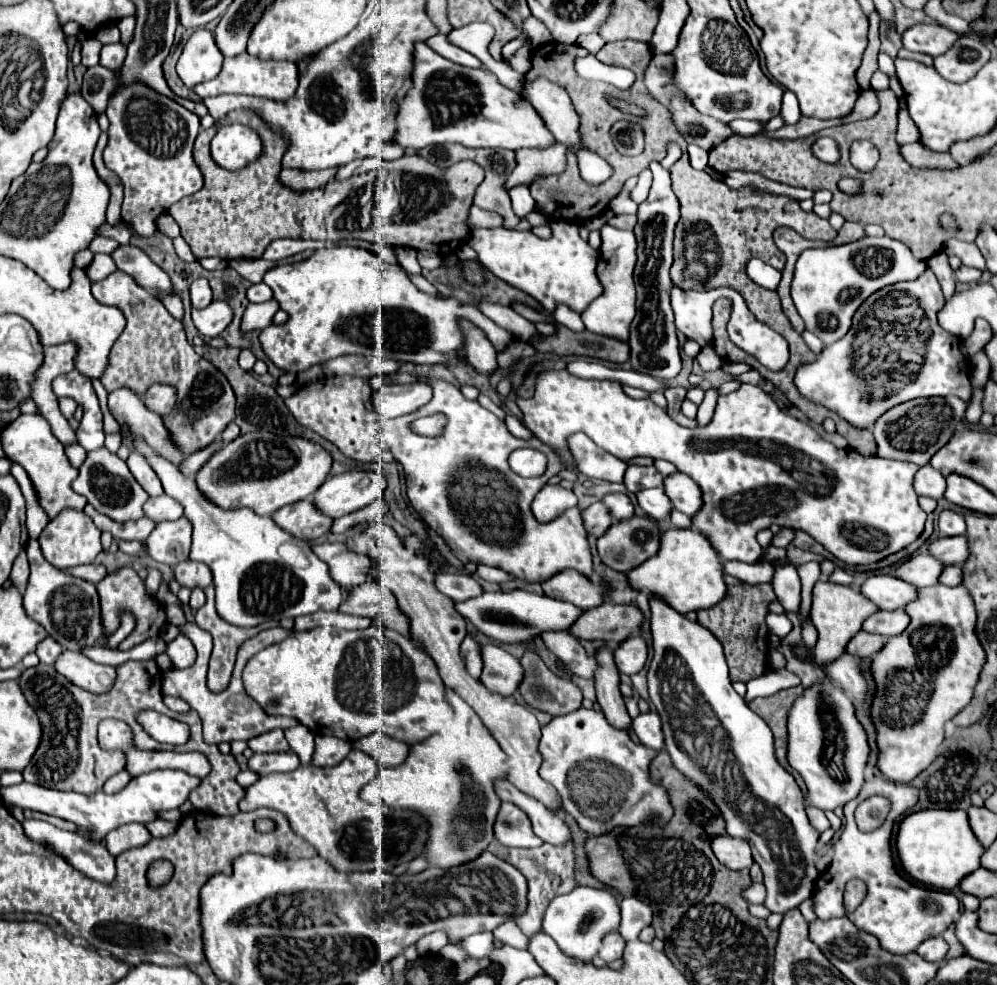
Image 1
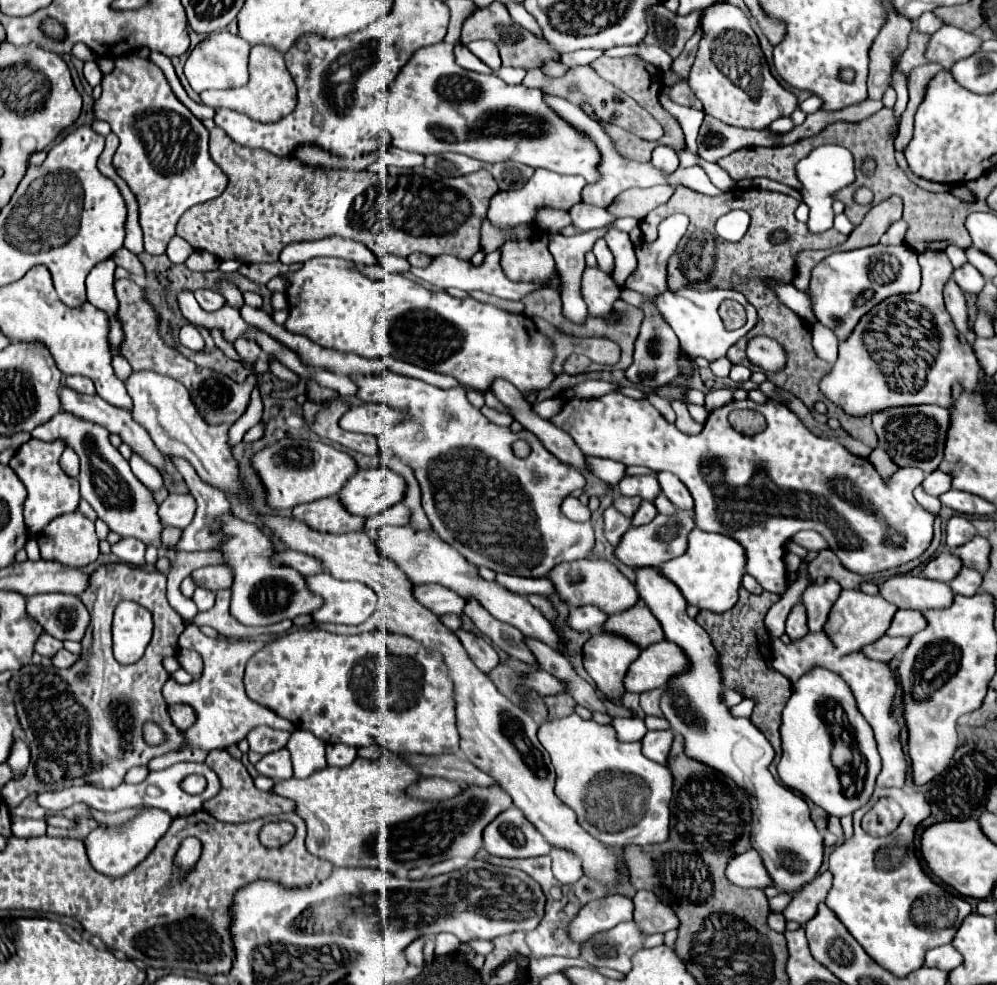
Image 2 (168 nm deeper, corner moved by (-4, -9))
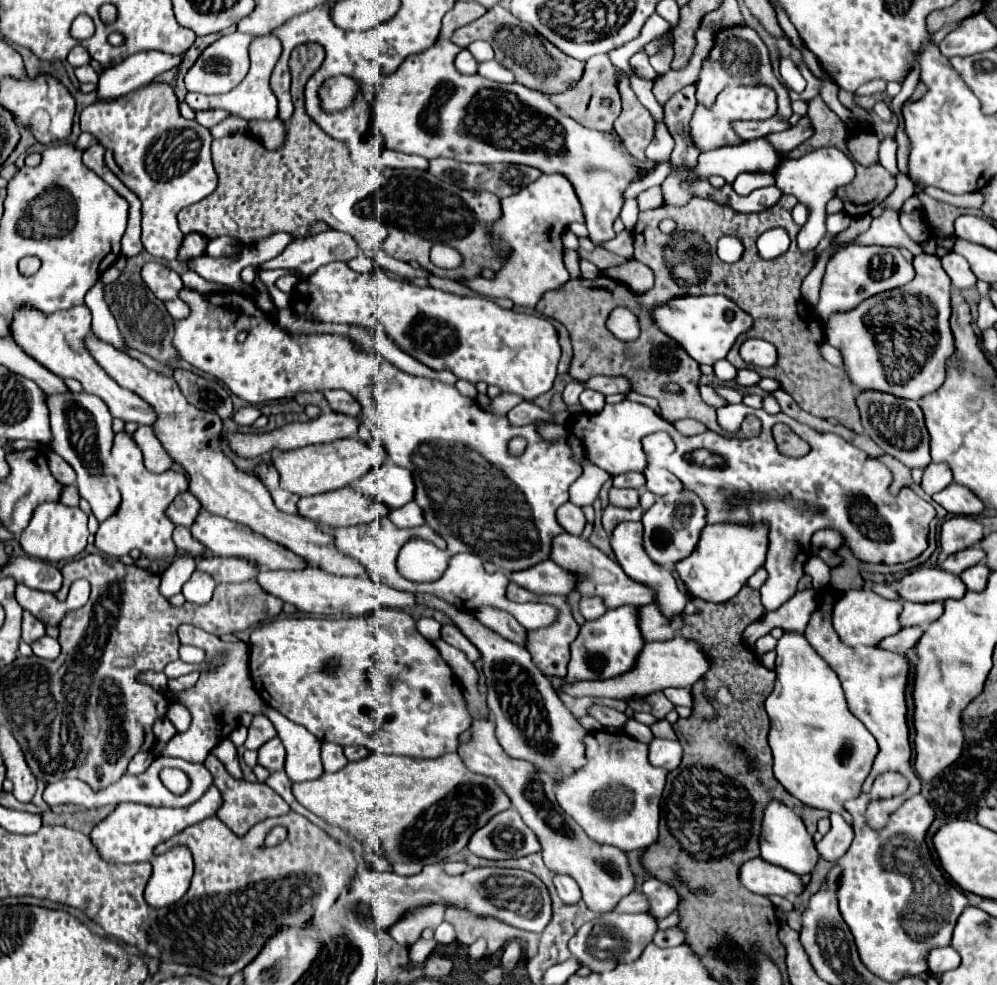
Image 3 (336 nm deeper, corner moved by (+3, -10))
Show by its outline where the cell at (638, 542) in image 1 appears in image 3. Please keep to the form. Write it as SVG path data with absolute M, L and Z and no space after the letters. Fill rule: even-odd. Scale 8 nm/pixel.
M682 490L680 494L660 496L656 504L650 510L646 510L642 516L642 524L644 524L642 546L646 554L662 566L672 566L682 558L690 556L690 552L698 542L700 530L706 526L704 516L706 516L706 510L700 498L694 498L694 494L690 494L688 490ZM686 500L694 500L694 502L686 502Z

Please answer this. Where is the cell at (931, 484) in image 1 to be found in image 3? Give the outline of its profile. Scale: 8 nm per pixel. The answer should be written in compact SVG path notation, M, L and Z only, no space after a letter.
M930 462L930 466L924 468L924 478L922 478L922 490L930 496L934 496L936 492L944 490L948 484L952 484L952 472L946 464L934 464Z

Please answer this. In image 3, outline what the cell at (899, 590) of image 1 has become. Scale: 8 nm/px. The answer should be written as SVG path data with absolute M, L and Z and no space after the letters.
M918 568L902 578L898 596L902 602L944 602L948 598L962 598L966 586L954 574L948 574L940 568Z

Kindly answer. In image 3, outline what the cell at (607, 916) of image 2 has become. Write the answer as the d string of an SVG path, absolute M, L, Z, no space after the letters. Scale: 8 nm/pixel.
M634 890L632 894L624 896L618 906L614 908L616 914L638 914L638 912L646 912L646 898L642 898L642 894L638 890Z

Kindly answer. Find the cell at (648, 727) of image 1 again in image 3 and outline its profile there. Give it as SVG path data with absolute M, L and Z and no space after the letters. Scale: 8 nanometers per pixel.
M654 738L648 744L648 758L652 766L660 766L664 770L674 770L680 760L682 760L682 746L678 746L676 740L664 740L664 738Z

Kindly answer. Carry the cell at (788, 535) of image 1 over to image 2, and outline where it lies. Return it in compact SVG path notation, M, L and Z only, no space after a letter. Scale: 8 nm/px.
M801 531L793 537L793 541L799 543L801 547L805 547L807 551L823 551L829 547L825 537L821 537L817 531Z

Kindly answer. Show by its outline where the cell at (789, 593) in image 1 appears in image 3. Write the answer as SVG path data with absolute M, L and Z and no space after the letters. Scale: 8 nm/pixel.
M784 632L776 652L776 688L764 702L770 716L768 742L774 754L774 776L806 806L838 812L852 825L844 802L862 794L862 782L876 756L876 740L850 714L838 676L812 650L804 634Z

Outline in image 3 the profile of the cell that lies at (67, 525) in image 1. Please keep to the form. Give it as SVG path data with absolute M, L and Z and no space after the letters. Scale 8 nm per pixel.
M46 502L38 506L38 512L34 512L34 518L30 520L28 528L20 534L20 544L24 552L32 558L40 558L46 562L58 562L58 560L72 560L86 548L88 538L88 516L76 506L62 506L60 502Z

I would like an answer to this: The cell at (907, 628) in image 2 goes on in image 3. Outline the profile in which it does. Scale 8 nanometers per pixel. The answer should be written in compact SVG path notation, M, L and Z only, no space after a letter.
M906 602L898 620L902 628L910 628L910 626L926 628L930 622L938 620L940 616L942 616L942 602L932 602L932 604Z

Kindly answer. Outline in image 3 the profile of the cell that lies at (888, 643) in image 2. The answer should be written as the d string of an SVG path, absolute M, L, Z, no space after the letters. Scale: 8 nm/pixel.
M914 626L914 628L902 628L898 634L892 634L892 636L884 638L878 646L882 650L904 654L906 650L914 648L914 644L918 642L920 636L922 636L922 628L918 628L918 626Z

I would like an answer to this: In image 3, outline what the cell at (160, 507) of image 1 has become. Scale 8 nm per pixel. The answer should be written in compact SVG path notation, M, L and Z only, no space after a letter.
M182 492L182 494L178 494L178 496L174 498L174 502L166 508L166 516L168 516L174 524L190 528L192 522L194 522L194 518L196 518L196 514L198 514L198 510L200 510L200 502L198 502L192 494Z

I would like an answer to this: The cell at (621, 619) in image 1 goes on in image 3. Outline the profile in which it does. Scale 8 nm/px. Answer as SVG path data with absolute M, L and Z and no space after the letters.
M648 604L638 610L638 628L646 642L670 640L682 628L682 618L678 616L674 622L666 622L666 618L662 618L662 614L658 614L658 606Z

